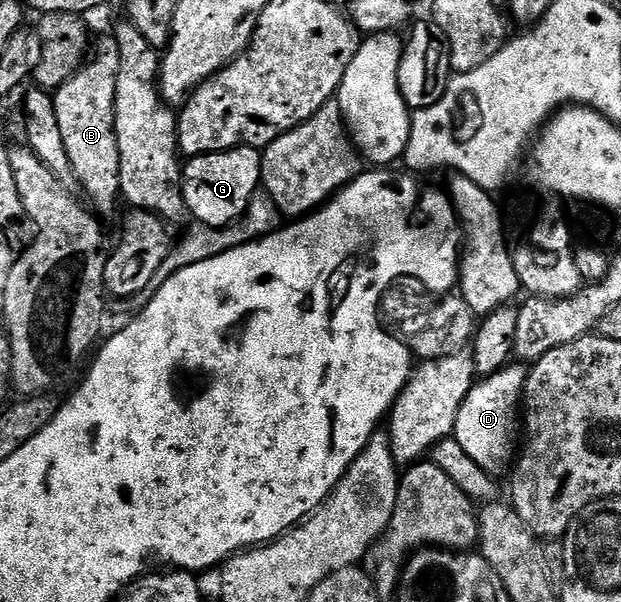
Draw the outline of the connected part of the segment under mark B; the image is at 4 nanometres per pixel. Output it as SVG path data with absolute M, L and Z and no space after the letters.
M111 37L104 38L96 55L73 72L54 92L54 112L58 116L58 132L62 132L62 144L66 144L66 156L70 156L72 174L77 177L88 193L87 201L101 219L107 220L116 214L116 205L121 205L120 165L118 164L118 136L114 132L114 108L116 107L116 85L120 53Z

